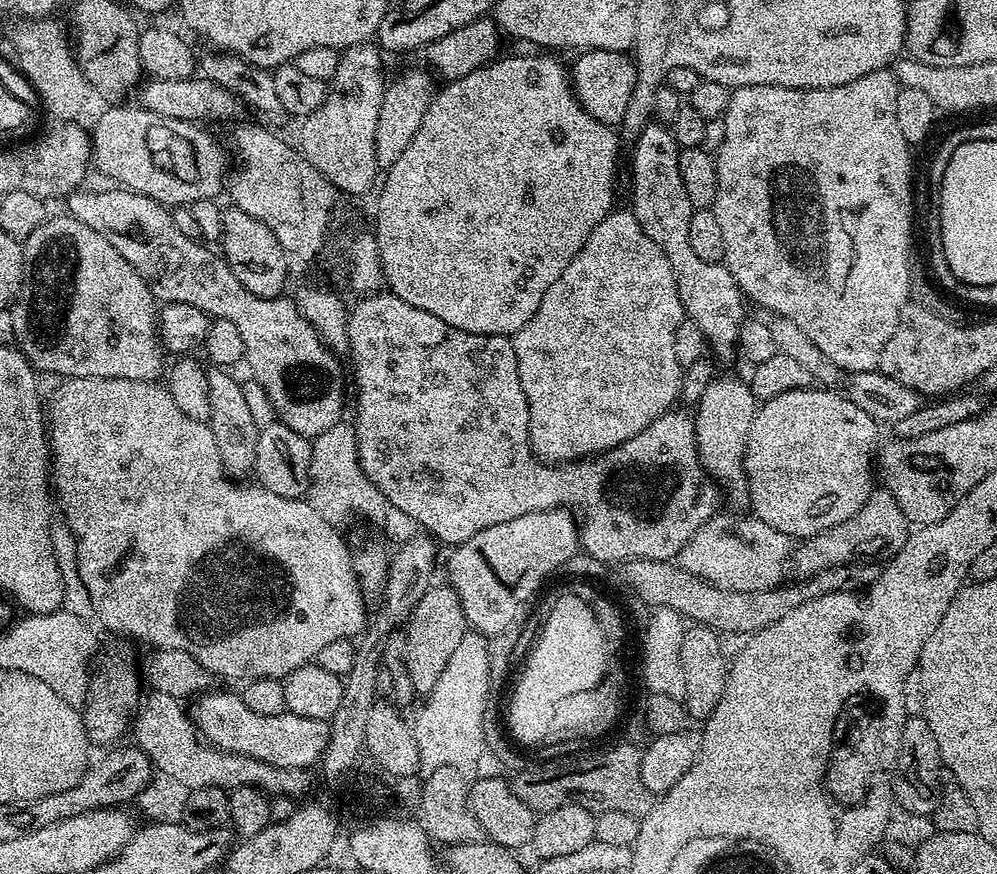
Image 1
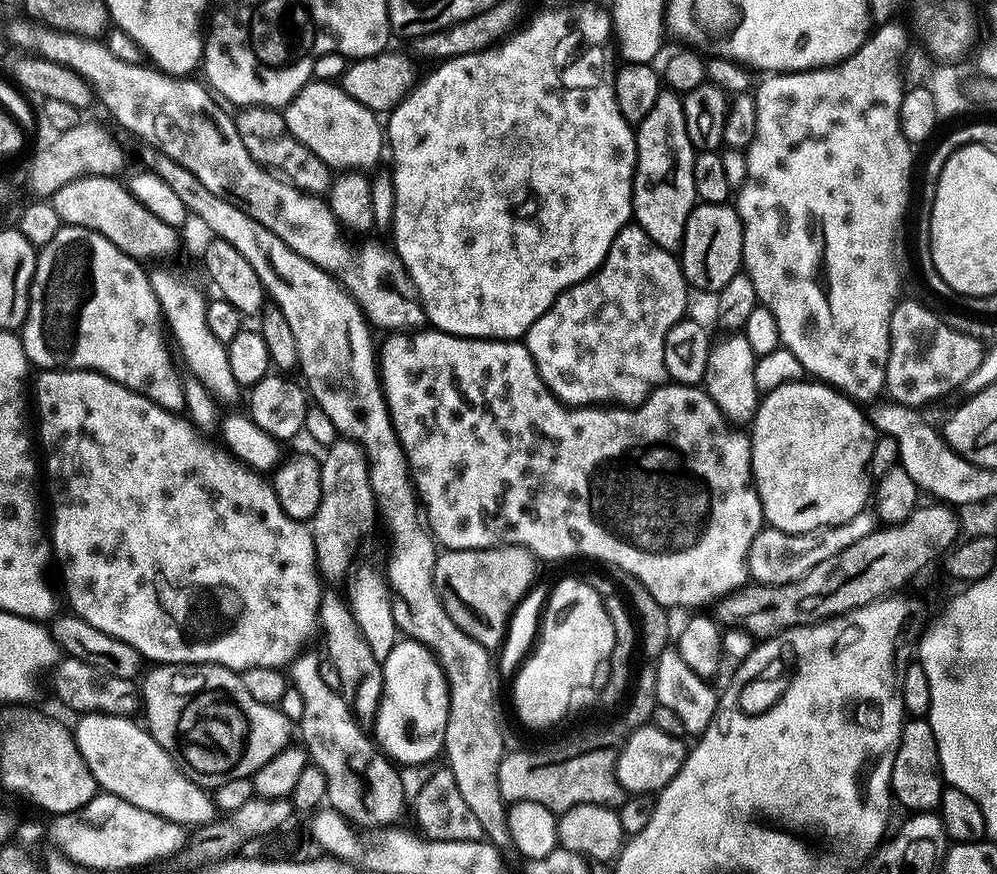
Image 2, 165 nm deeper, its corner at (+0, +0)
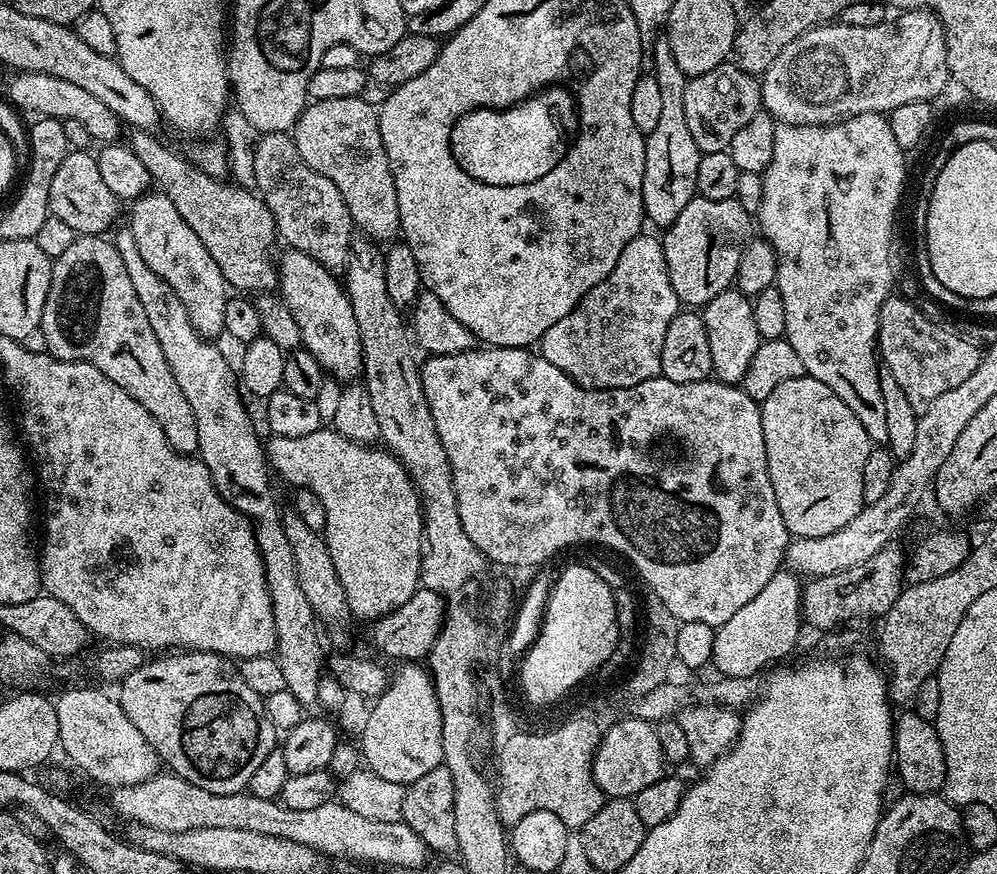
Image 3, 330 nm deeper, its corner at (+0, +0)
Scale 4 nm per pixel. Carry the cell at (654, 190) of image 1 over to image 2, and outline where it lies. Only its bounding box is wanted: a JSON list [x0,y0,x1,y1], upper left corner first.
[632,90,696,253]

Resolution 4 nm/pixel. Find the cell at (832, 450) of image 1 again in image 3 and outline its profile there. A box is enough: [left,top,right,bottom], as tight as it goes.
[760,374,874,537]

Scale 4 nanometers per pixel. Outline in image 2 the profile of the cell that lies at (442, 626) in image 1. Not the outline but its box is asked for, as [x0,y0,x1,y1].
[374,638,448,766]

